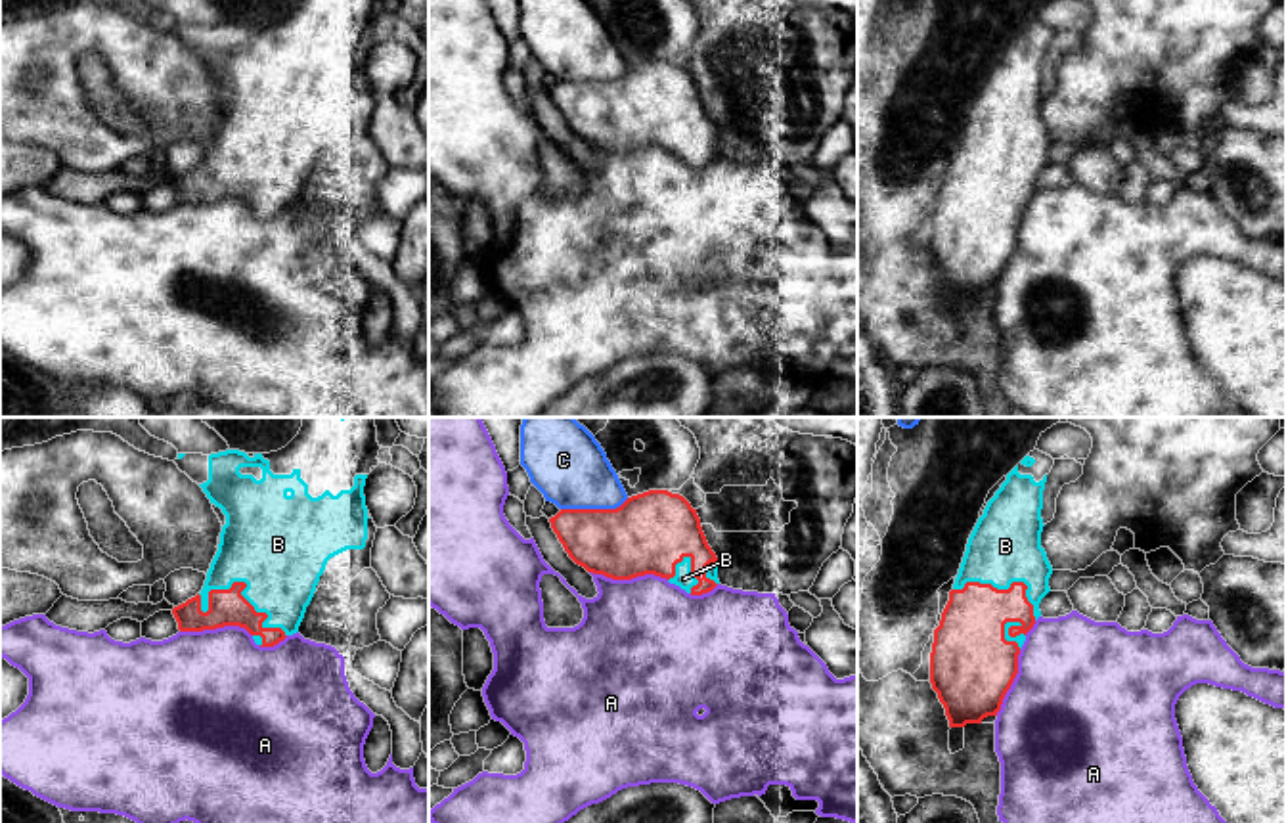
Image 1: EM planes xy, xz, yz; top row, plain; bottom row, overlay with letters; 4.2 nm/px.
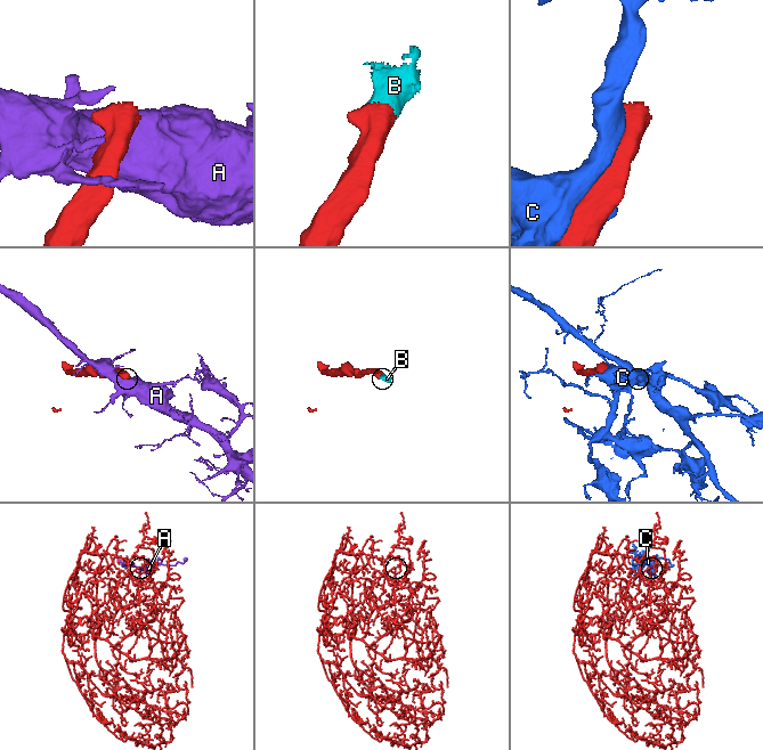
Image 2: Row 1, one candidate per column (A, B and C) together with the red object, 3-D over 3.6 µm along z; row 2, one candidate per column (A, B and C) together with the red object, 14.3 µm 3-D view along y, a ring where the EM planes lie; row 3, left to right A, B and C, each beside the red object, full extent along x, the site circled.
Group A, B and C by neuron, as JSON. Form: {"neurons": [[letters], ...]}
{"neurons": [["A"], ["B"], ["C"]]}

